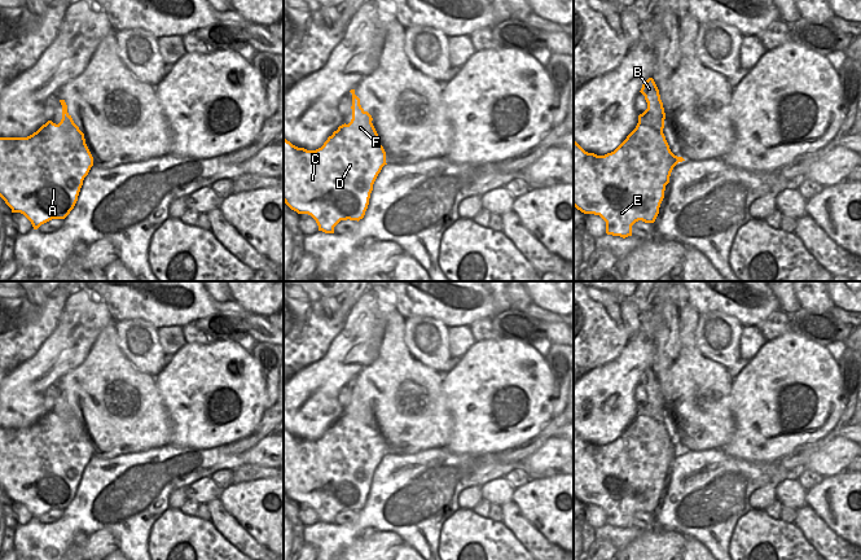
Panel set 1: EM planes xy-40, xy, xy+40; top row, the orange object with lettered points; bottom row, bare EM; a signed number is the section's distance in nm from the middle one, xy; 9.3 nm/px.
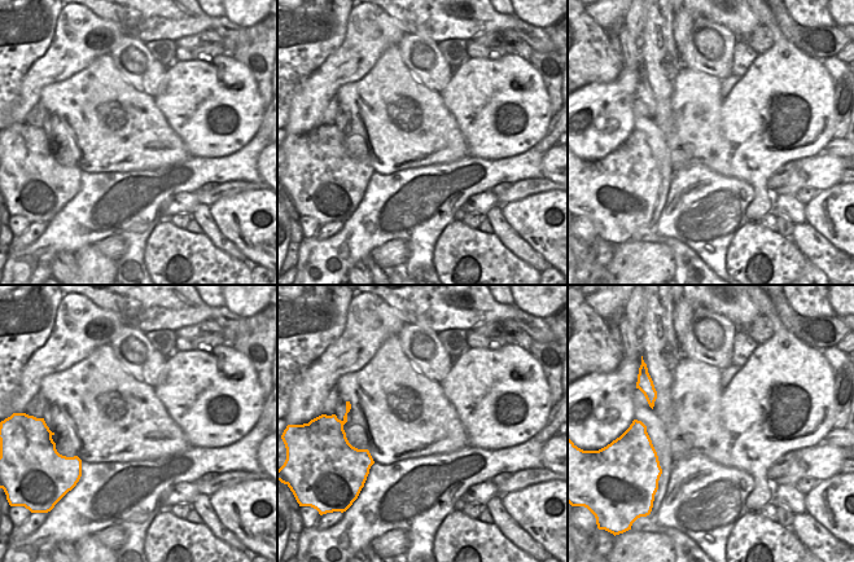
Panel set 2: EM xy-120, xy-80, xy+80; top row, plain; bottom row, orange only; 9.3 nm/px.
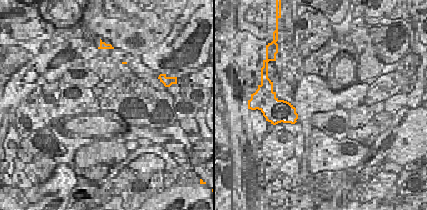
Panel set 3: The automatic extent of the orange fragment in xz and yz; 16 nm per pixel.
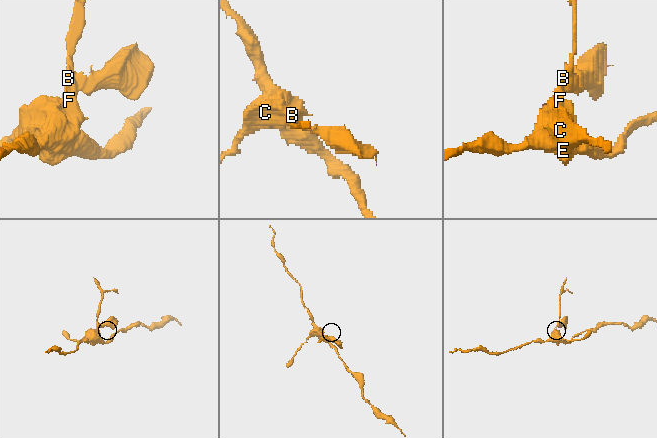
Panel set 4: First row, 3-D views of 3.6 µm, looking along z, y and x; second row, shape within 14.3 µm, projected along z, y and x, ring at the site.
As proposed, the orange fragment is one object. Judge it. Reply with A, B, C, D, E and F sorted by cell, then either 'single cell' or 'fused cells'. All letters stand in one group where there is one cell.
A C D E F / B; fused cells

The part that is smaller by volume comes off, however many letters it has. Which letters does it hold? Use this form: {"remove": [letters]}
{"remove": ["B"]}

